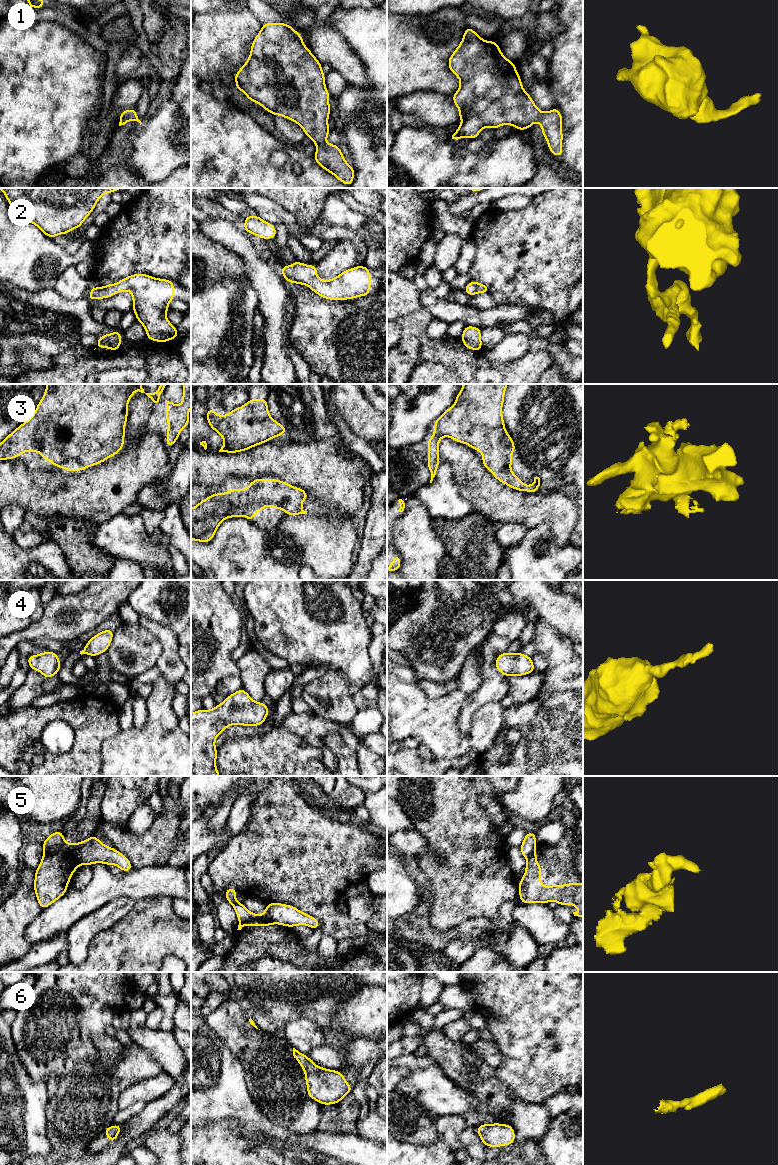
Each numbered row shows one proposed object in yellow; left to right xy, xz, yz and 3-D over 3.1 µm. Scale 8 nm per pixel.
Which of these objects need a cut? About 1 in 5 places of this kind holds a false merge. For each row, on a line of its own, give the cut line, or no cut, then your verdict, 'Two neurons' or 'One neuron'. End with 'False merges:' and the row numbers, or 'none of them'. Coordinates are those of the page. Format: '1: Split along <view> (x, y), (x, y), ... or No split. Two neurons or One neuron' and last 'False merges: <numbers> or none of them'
1: No split. One neuron
2: No split. One neuron
3: No split. One neuron
4: No split. One neuron
5: Split along xy (44, 855), (70, 852), (80, 863). Two neurons
6: No split. One neuron
False merges: 5

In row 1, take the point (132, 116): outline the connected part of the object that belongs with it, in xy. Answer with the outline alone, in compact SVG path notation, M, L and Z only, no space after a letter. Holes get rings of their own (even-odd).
M126 109L124 110L119 117L119 126L126 124L129 121L137 121L140 123L140 125L142 124L141 121L138 119L137 116L137 111L136 109Z

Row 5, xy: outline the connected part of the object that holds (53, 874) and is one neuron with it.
M58 852L42 857L35 871L34 891L39 906L44 909L62 897L67 884L80 866L77 858L68 852Z

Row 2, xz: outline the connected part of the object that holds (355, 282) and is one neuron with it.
M295 261L290 266L282 266L280 271L288 283L302 284L308 286L313 292L320 297L329 300L348 300L370 294L370 269L365 266L356 266L340 273L330 280L321 280L317 276L317 266L307 265Z

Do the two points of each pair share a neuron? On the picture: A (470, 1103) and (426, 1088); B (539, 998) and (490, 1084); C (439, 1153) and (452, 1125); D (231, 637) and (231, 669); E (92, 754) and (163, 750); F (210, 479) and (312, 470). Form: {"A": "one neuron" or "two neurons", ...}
{"A": "one neuron", "B": "two neurons", "C": "two neurons", "D": "one neuron", "E": "two neurons", "F": "one neuron"}

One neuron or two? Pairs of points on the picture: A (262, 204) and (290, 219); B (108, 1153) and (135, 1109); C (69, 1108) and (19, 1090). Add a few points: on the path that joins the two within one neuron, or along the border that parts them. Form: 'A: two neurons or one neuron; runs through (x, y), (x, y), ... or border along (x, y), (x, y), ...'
A: one neuron; runs through (269, 206), (278, 209), (283, 214)
B: two neurons; border along (145, 1104), (137, 1114), (121, 1125)
C: two neurons; border along (48, 1101), (46, 1105)

